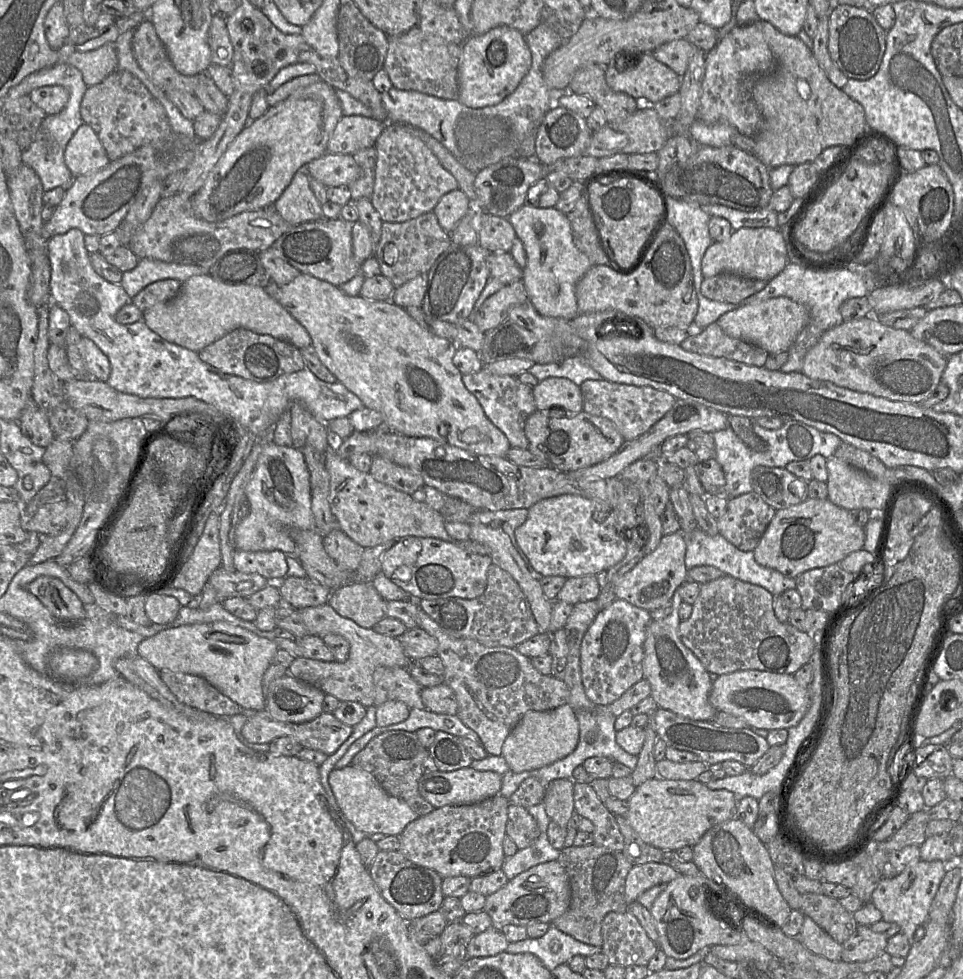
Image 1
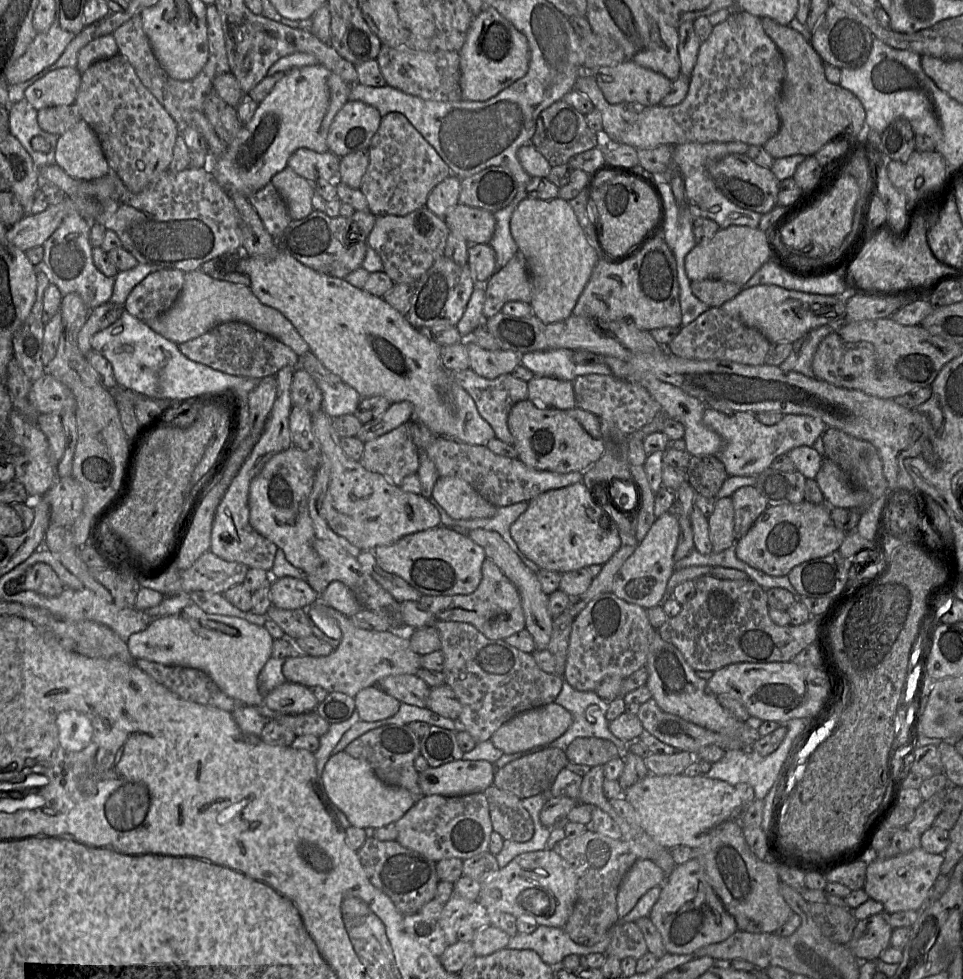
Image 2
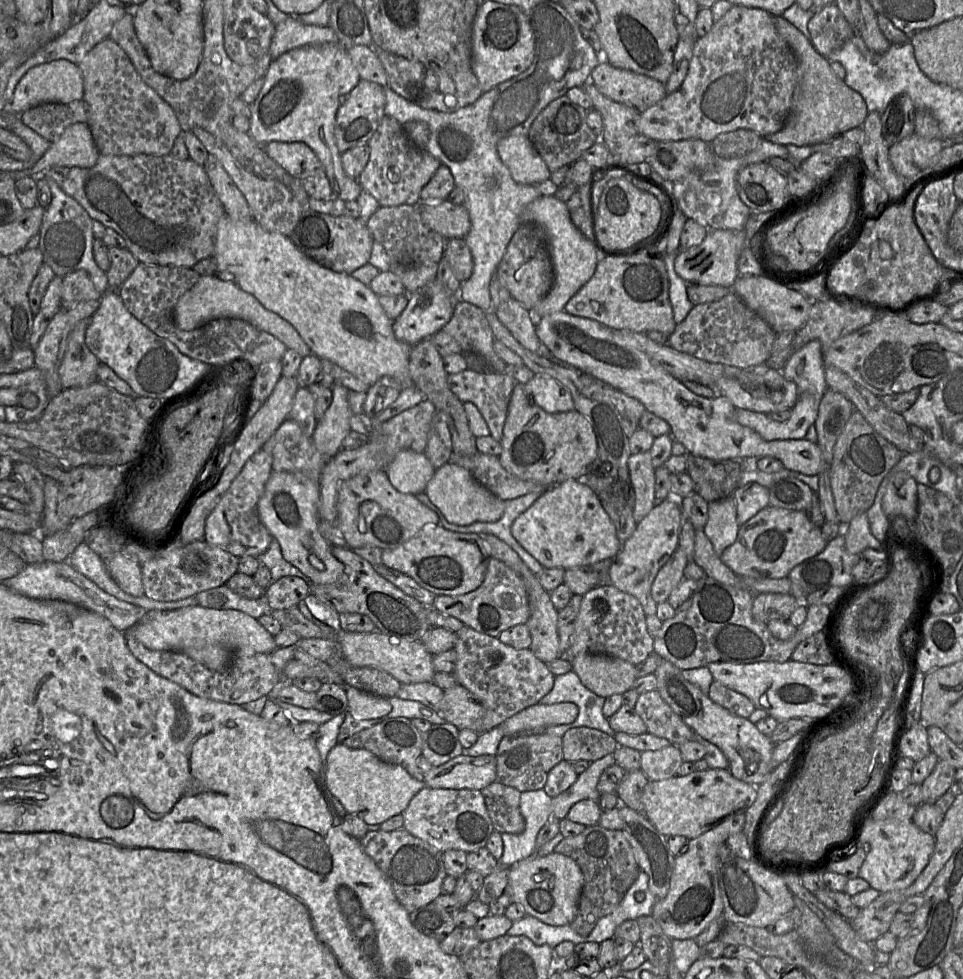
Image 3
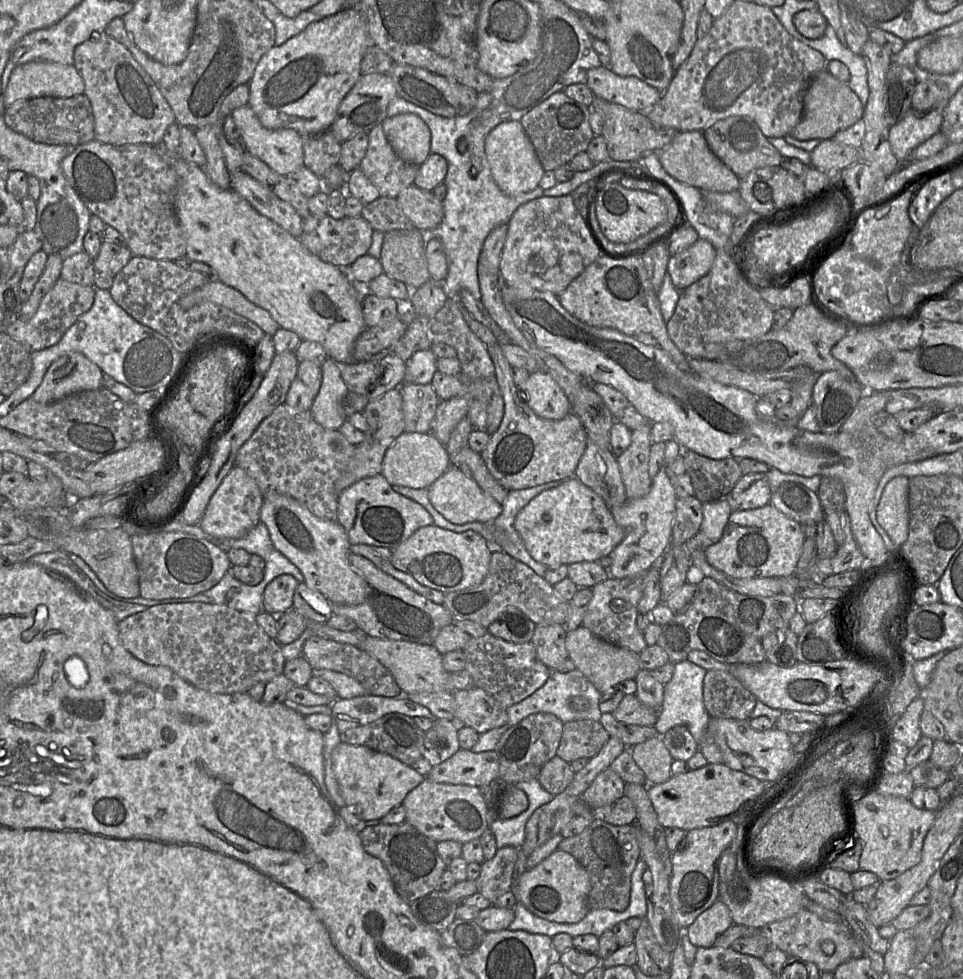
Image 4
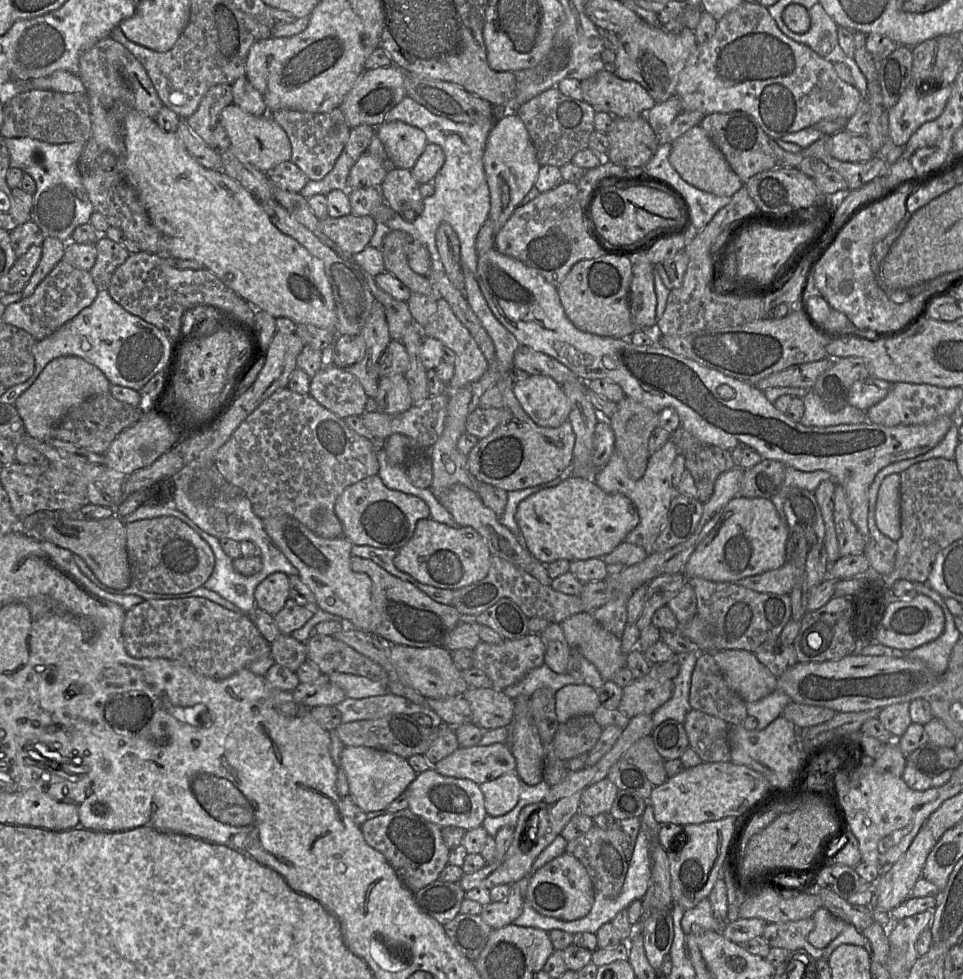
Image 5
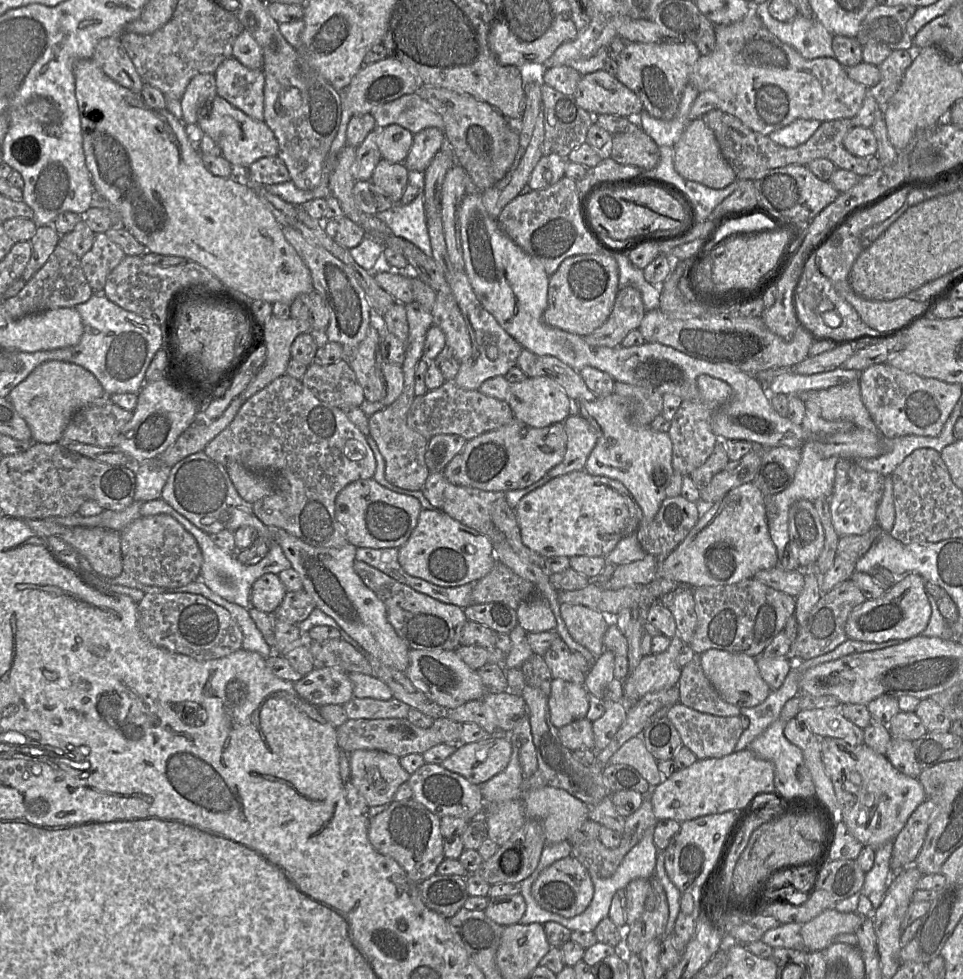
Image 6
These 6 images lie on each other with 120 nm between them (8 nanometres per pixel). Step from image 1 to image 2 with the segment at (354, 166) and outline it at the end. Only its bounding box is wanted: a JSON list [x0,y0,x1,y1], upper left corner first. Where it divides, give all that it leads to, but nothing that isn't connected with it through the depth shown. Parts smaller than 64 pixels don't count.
[287,148,340,185]

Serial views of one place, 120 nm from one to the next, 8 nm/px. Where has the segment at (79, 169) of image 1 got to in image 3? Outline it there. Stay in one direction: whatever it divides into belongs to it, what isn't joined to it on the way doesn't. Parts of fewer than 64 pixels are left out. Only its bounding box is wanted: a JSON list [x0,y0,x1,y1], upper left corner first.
[29,123,100,176]

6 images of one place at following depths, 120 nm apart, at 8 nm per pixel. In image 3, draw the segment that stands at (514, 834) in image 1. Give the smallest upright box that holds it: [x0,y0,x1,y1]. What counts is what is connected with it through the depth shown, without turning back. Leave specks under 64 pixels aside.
[481,781,525,834]

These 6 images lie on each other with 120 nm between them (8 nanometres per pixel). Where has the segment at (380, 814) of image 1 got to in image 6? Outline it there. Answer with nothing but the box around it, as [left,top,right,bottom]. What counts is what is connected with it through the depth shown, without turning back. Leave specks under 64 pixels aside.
[349,750,410,807]

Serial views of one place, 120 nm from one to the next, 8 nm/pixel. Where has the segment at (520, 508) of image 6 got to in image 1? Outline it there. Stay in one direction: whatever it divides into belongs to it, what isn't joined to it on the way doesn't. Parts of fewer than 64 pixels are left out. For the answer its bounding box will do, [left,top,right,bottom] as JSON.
[515,494,627,577]

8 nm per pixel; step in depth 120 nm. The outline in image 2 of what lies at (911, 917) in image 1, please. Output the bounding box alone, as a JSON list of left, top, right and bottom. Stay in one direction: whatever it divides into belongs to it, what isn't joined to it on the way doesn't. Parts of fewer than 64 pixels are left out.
[863,847,943,914]

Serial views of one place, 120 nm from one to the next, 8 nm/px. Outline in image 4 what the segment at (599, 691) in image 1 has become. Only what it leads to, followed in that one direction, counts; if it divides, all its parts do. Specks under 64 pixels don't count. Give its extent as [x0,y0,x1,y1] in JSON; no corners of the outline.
[582,571,648,654]

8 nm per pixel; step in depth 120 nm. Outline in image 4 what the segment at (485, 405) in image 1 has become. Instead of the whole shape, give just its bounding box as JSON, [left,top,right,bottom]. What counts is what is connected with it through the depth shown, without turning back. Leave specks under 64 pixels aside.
[430,371,504,435]

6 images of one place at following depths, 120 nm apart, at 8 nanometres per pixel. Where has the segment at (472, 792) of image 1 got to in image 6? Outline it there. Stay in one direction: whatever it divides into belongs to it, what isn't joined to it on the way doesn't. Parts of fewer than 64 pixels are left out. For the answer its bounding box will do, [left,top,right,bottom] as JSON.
[441,734,512,786]

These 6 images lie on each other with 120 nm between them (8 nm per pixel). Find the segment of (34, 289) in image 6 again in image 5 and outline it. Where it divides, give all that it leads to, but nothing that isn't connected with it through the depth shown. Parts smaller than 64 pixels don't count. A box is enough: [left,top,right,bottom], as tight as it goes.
[2,260,98,341]

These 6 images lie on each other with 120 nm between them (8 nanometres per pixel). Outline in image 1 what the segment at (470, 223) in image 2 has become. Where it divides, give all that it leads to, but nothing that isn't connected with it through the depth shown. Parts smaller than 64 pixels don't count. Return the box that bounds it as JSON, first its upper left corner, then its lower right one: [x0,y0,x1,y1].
[473,211,516,252]

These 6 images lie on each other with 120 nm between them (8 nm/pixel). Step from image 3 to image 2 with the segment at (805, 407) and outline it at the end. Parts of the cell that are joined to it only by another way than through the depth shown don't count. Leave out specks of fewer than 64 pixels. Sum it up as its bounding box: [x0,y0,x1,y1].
[704,326,835,476]

